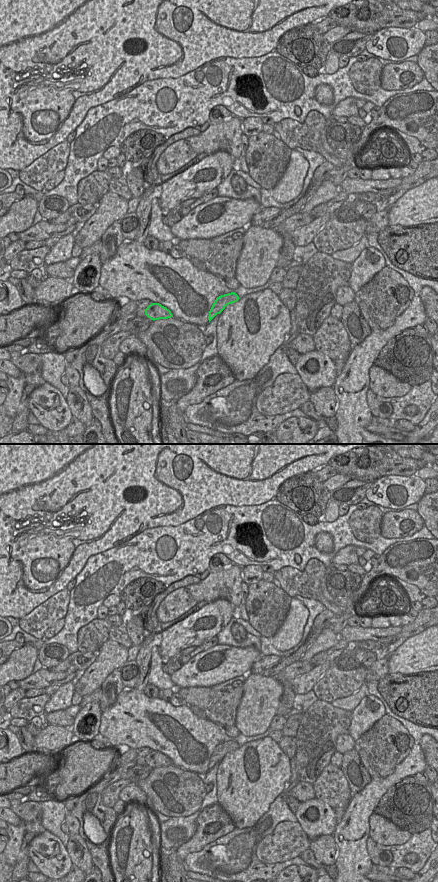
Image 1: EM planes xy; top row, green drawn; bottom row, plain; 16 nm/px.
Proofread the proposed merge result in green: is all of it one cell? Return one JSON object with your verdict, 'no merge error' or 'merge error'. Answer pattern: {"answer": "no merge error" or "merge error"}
{"answer": "merge error"}

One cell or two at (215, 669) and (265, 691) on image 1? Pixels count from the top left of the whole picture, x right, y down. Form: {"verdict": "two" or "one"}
{"verdict": "one"}

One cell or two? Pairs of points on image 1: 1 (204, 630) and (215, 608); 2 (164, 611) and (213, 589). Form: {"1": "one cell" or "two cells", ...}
{"1": "one cell", "2": "one cell"}

